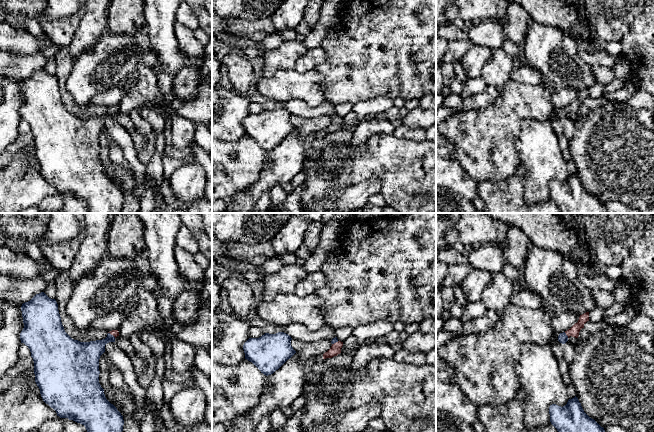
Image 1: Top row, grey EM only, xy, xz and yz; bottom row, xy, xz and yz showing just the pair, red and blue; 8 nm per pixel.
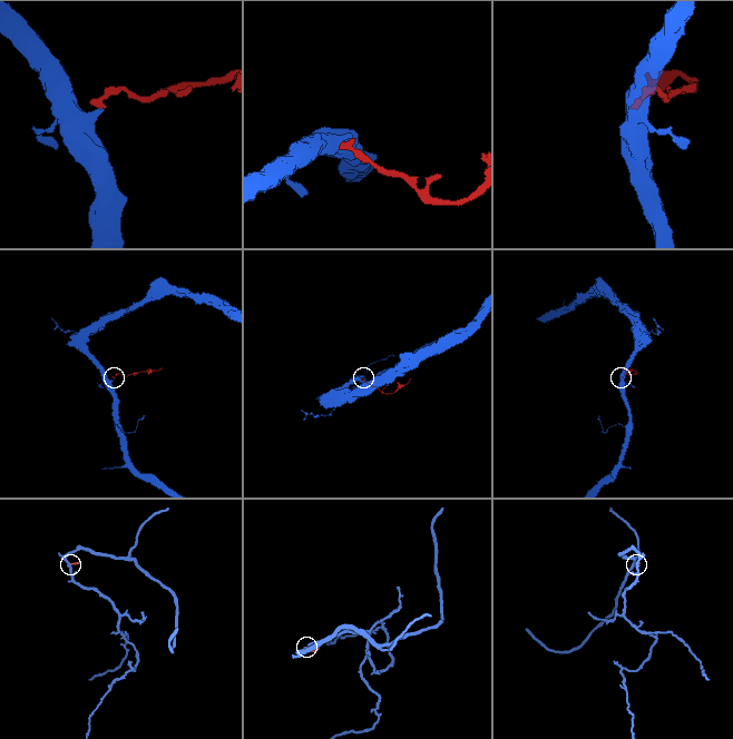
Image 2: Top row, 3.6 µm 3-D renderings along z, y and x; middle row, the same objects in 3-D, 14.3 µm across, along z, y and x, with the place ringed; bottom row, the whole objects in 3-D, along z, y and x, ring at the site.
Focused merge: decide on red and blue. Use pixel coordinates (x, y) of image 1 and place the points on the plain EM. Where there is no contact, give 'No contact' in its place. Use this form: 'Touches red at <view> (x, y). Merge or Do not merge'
Touches red at yz (566, 110). Merge

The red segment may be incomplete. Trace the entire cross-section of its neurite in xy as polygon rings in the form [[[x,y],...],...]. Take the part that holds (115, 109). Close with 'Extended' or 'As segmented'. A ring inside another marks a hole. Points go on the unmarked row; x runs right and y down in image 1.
[[[44,68],[36,70],[30,77],[21,82],[24,104],[20,109],[21,119],[31,128],[34,137],[35,158],[40,165],[43,177],[53,184],[60,194],[68,194],[85,202],[89,213],[122,213],[124,196],[117,184],[105,173],[104,165],[99,159],[99,135],[105,128],[105,121],[115,118],[118,106],[108,108],[102,116],[80,118],[72,115],[64,106],[55,75]]]. Extended

